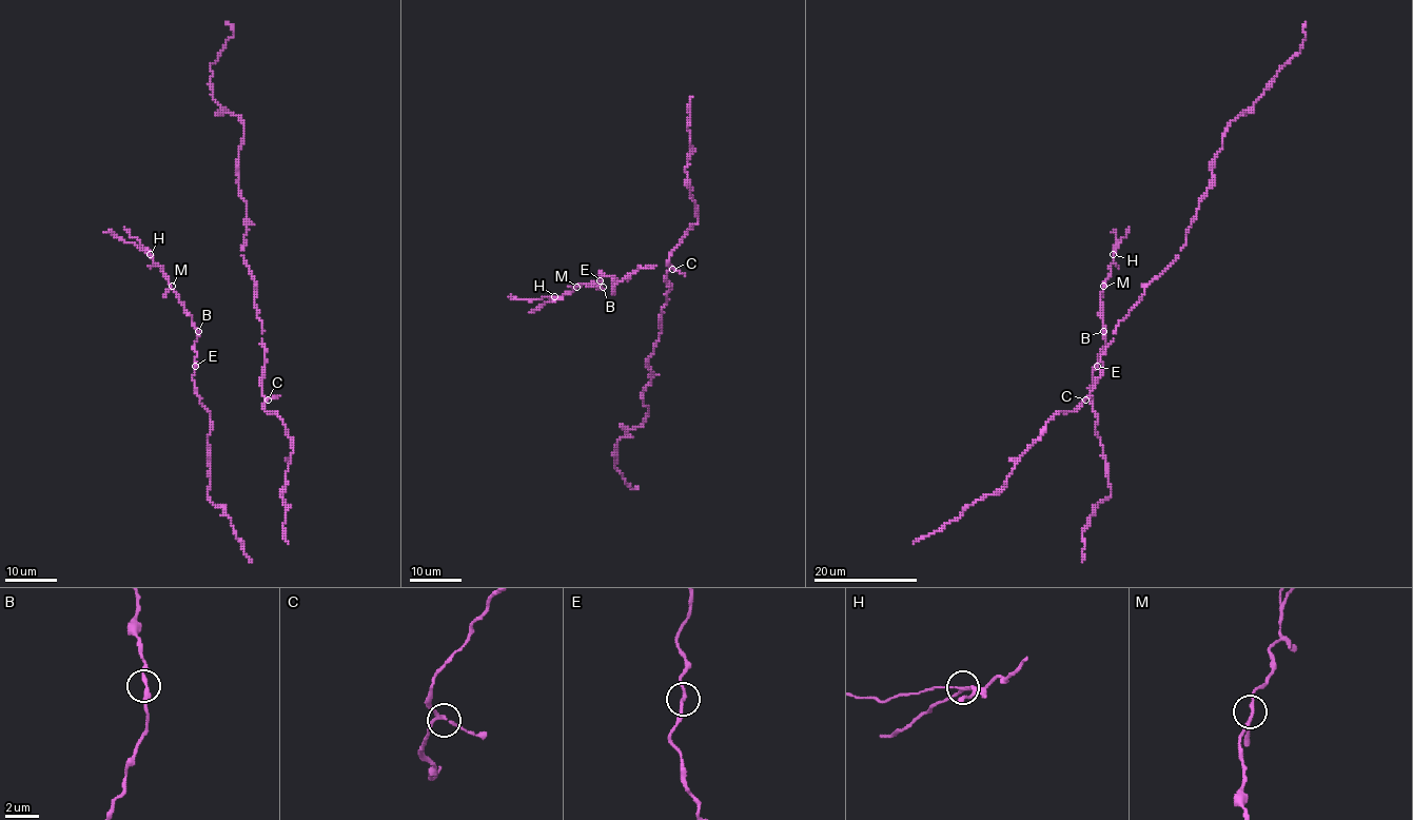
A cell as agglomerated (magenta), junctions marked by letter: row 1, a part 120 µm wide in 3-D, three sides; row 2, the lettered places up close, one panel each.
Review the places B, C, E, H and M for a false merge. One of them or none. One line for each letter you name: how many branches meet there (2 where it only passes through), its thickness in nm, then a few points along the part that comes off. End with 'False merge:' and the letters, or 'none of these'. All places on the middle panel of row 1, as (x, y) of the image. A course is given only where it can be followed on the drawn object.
H: Branches: 3. Thickness 180 nm. Course of the part to remove: (554, 296), (528, 312)
False merge: H

